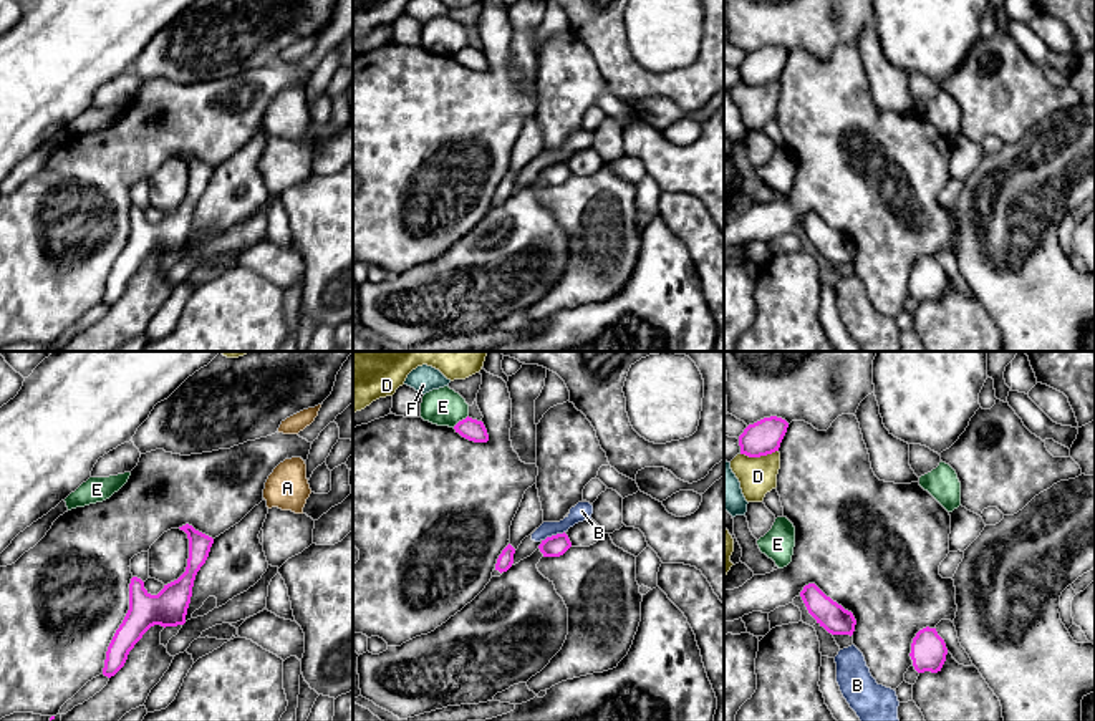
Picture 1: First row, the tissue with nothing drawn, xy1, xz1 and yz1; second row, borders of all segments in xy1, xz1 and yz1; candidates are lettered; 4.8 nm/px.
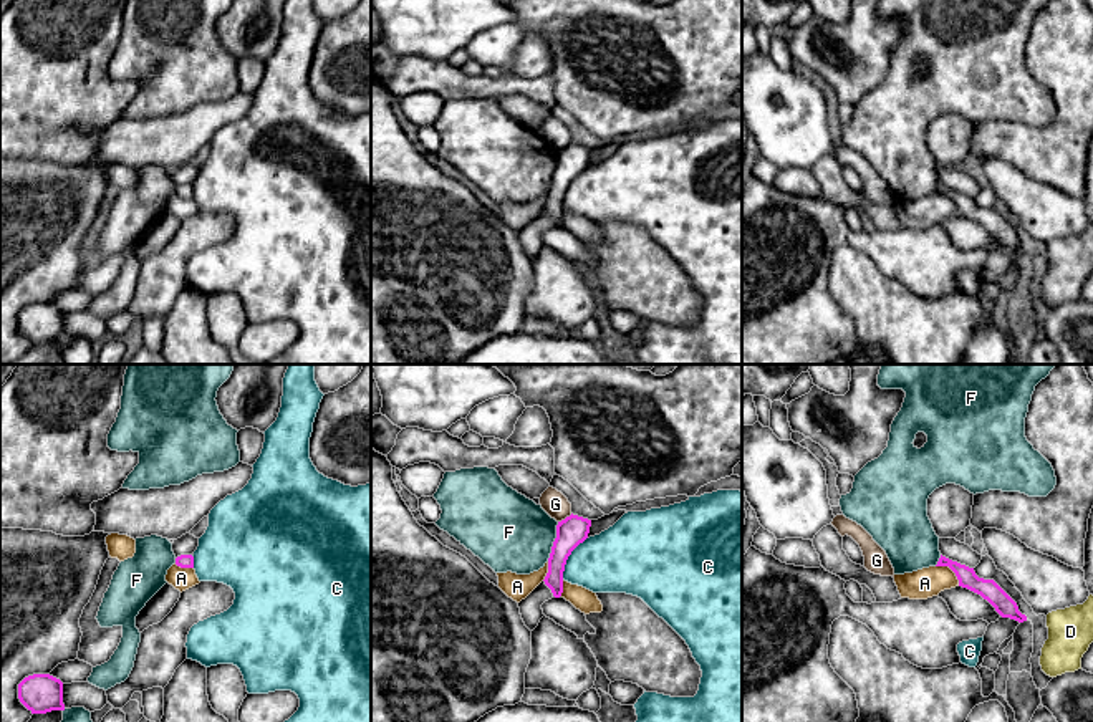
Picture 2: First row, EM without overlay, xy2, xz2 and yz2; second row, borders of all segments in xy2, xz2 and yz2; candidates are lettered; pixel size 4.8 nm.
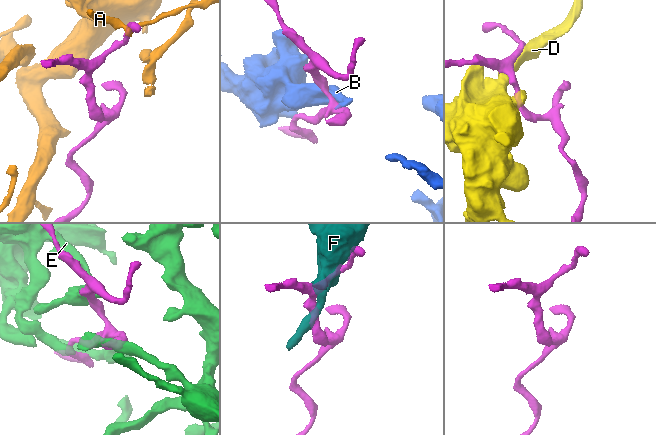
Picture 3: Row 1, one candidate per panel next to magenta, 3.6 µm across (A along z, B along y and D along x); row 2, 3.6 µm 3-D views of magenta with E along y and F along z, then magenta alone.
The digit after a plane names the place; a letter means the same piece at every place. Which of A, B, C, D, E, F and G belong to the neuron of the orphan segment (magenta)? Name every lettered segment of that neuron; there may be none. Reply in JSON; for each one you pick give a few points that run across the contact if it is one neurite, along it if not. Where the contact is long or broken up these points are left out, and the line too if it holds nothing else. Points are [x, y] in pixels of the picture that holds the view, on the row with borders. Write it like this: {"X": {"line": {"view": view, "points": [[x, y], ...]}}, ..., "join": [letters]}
{"join": []}

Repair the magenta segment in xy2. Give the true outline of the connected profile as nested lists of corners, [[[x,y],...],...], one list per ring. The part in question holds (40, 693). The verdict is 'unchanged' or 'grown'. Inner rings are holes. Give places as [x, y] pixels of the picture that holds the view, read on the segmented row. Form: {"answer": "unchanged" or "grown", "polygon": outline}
{"answer": "unchanged", "polygon": [[[33,674],[18,684],[18,699],[31,714],[65,710],[63,682],[50,674]]]}

